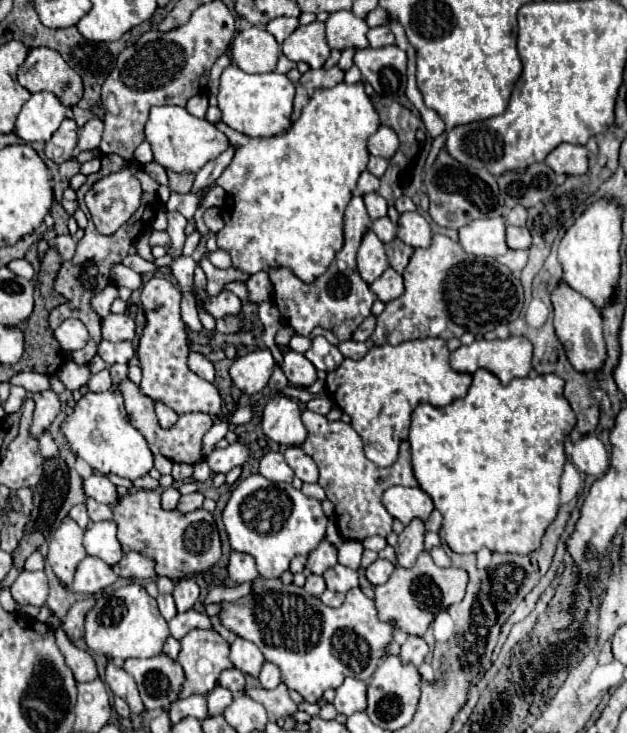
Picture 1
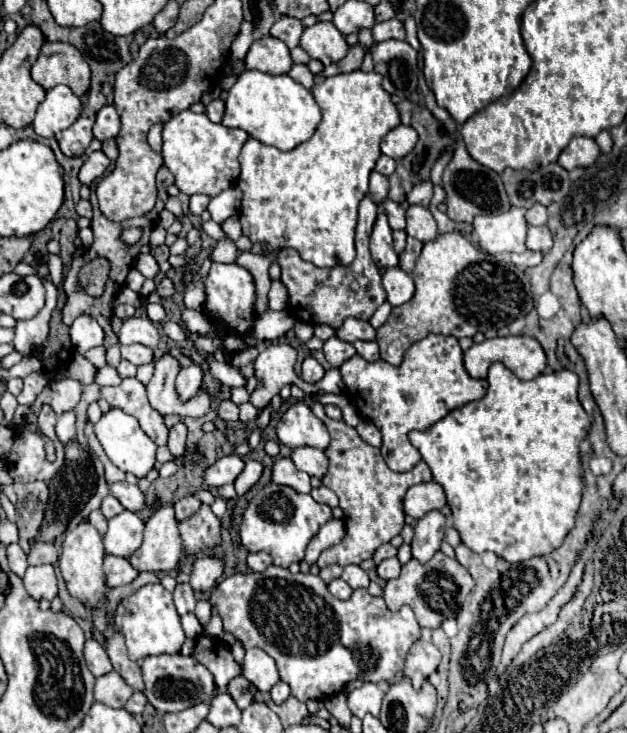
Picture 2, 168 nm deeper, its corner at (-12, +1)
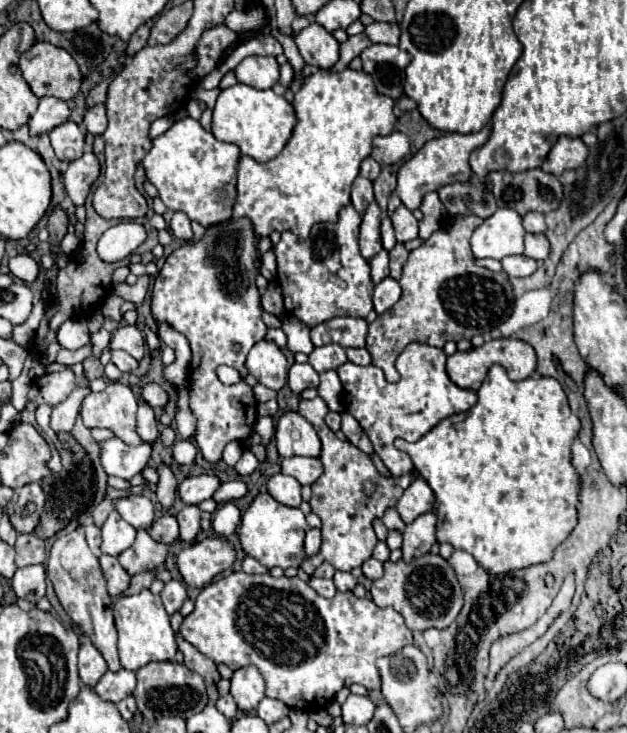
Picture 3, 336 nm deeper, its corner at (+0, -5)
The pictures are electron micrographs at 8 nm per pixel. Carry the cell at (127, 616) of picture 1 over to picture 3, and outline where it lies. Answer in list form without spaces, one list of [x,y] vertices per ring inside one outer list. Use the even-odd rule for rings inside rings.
[[[150,590],[122,596],[114,604],[114,620],[118,628],[118,654],[122,668],[136,672],[152,660],[174,660],[178,644],[174,640],[174,630],[170,628],[170,616],[162,606],[160,596],[154,596]]]

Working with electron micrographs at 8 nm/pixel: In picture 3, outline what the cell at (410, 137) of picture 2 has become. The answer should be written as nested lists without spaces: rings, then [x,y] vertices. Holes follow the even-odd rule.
[[[392,132],[388,136],[376,136],[374,138],[372,158],[378,164],[396,164],[408,152],[410,152],[410,144],[402,132]]]

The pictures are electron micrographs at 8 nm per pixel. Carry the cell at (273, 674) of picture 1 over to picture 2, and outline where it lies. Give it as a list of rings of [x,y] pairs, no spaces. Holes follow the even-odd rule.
[[[278,682],[272,690],[270,690],[270,698],[274,704],[280,704],[280,702],[286,702],[290,696],[290,686],[284,684],[284,682]]]

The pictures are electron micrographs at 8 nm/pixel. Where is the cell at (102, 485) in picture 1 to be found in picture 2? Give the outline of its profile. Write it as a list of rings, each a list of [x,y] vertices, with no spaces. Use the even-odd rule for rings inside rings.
[[[116,482],[110,484],[110,494],[120,500],[120,504],[130,512],[140,512],[146,508],[146,496],[138,486],[132,486],[128,482]]]

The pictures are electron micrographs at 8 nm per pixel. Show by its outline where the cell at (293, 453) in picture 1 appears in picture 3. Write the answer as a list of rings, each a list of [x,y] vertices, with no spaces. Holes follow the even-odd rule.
[[[292,456],[282,460],[282,474],[294,476],[300,484],[314,484],[322,474],[322,464],[318,458]]]

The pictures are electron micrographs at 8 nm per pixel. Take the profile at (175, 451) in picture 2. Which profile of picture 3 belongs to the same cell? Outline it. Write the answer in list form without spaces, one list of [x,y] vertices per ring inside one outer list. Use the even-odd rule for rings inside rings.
[[[162,462],[162,464],[158,464],[158,478],[160,480],[158,480],[156,496],[164,508],[170,508],[174,504],[174,498],[176,498],[176,486],[178,486],[176,476],[170,470],[170,466]]]

